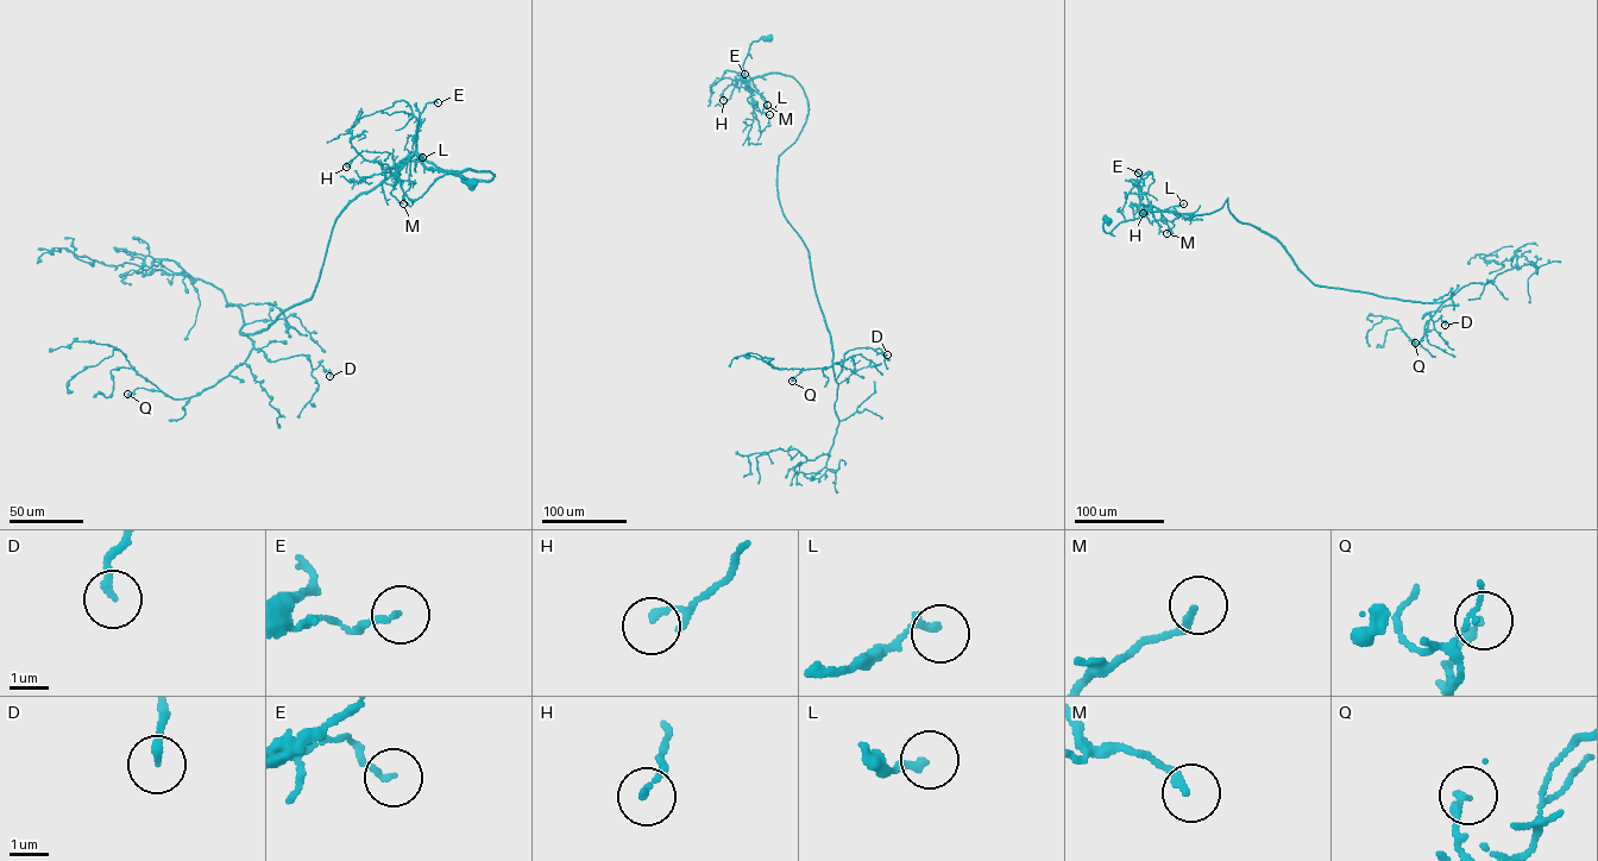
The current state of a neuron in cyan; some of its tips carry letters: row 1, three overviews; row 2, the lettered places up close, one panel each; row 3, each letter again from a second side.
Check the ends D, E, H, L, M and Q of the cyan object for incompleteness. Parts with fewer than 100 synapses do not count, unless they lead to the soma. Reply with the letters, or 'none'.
none

